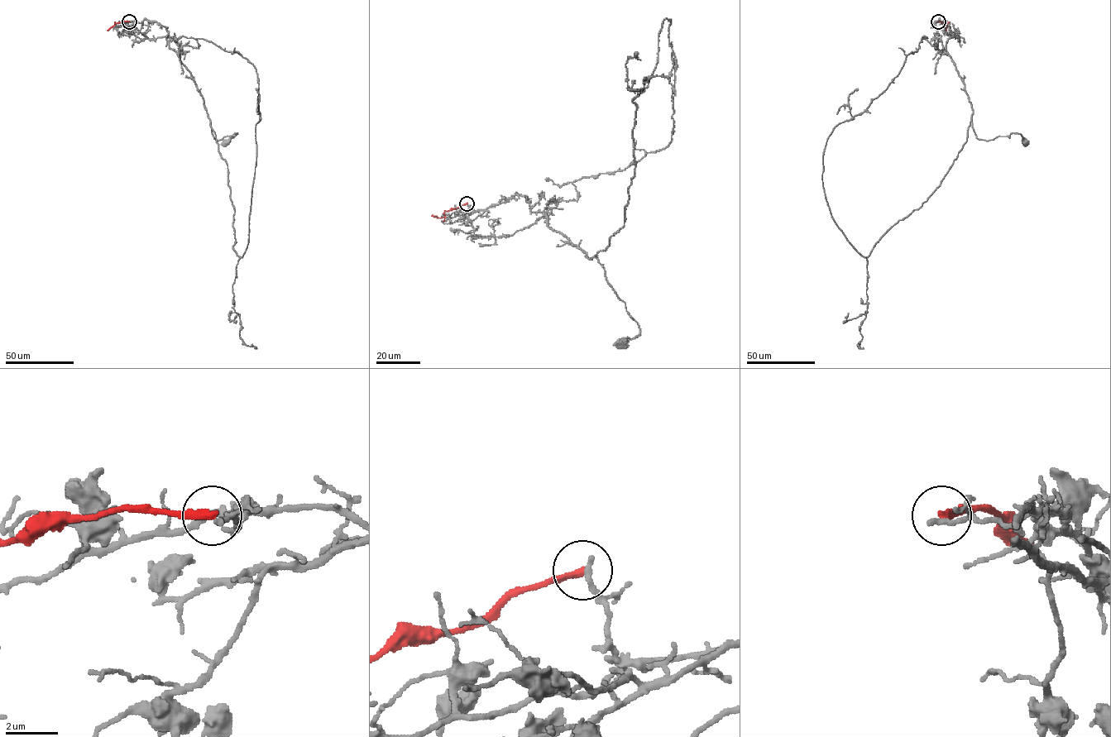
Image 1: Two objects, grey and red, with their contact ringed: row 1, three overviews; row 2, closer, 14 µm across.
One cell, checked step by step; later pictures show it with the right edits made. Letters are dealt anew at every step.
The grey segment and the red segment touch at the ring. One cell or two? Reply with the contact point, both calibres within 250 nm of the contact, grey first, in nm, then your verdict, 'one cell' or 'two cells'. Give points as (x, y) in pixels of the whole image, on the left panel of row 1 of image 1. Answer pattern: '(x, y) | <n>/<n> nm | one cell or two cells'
(129, 21) | 220/280 nm | two cells

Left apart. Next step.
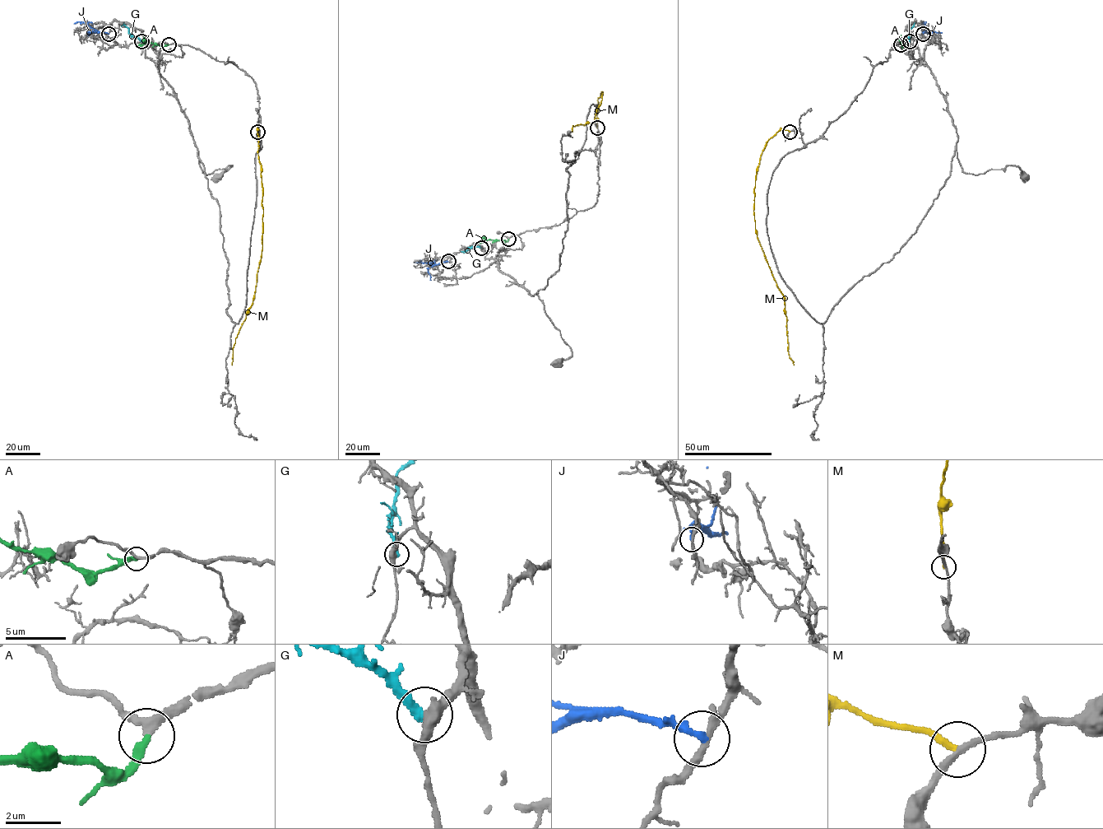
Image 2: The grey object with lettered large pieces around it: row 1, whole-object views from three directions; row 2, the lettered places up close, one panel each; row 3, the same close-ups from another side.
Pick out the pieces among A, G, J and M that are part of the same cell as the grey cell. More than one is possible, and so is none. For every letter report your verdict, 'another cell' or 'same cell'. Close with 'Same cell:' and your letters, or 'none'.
A: same cell
G: another cell
J: another cell
M: another cell
Same cell: A

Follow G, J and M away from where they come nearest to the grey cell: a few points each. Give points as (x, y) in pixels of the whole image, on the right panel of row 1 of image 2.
G: (910, 41), (910, 30), (913, 25)
J: (923, 33), (927, 30), (924, 23)
M: (790, 132), (780, 129), (762, 151), (756, 176), (753, 212), (757, 239), (785, 299), (788, 348), (794, 365)

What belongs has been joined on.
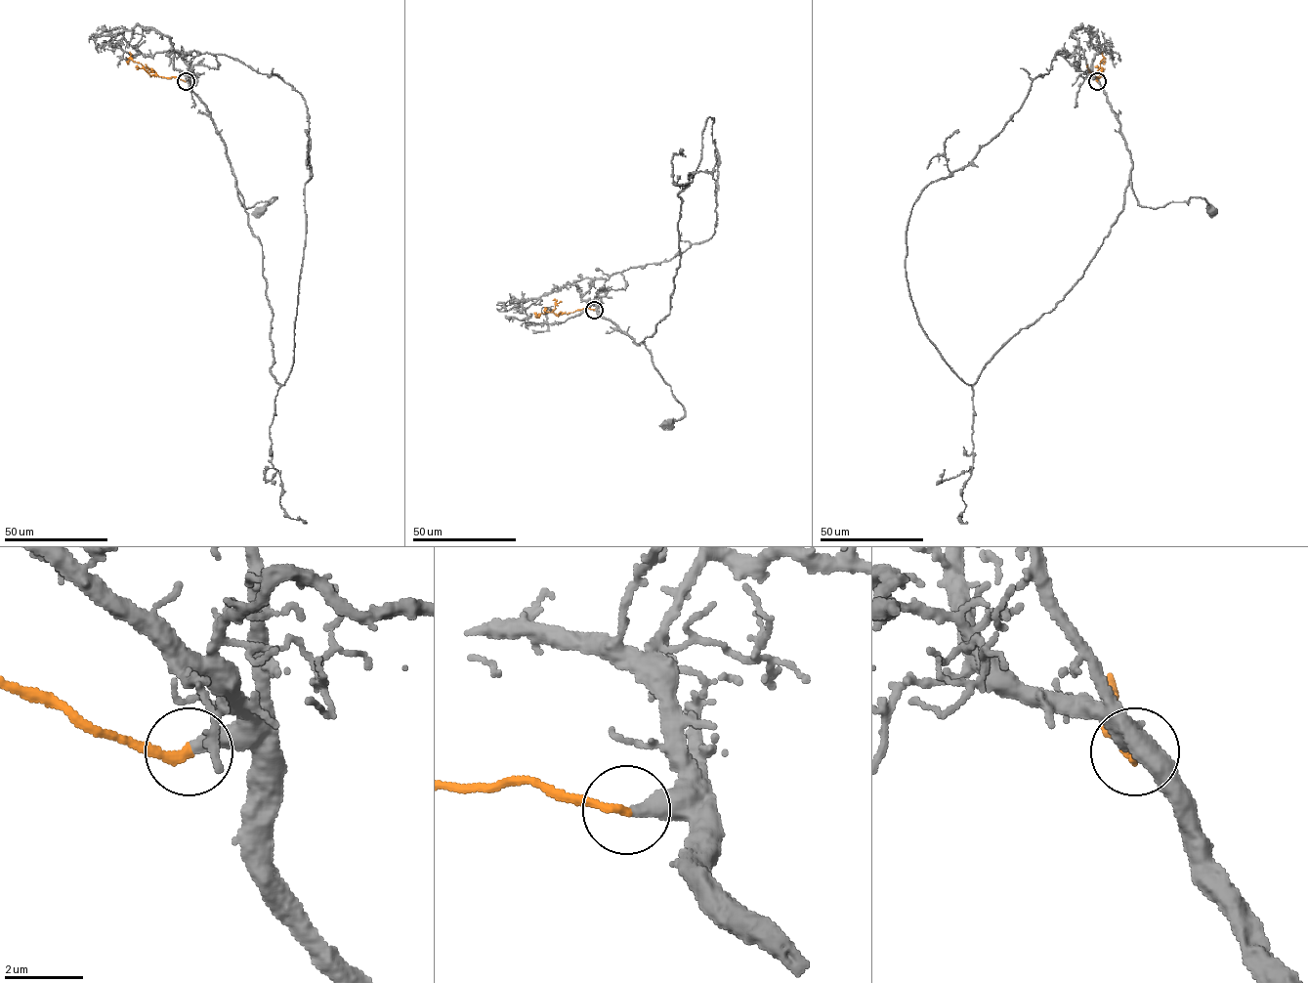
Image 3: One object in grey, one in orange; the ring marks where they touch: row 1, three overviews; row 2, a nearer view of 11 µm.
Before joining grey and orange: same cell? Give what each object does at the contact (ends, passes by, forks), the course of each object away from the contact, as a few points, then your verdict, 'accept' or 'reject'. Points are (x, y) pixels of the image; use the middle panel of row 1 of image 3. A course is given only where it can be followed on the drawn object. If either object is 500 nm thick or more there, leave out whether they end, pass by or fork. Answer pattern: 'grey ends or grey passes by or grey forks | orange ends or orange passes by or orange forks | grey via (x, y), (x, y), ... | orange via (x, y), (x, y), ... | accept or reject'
grey ends | orange ends | grey via (594, 310), (649, 351), (654, 367), (684, 409), (680, 419), (666, 424) | orange via (594, 310), (583, 309), (557, 315), (548, 312), (537, 317), (534, 313) | accept

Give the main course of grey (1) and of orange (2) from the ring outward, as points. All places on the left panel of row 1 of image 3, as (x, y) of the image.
1: (186, 81), (204, 105), (224, 144), (241, 204), (252, 207), (276, 197), (259, 212)
2: (186, 81), (159, 76), (131, 58), (127, 61)

